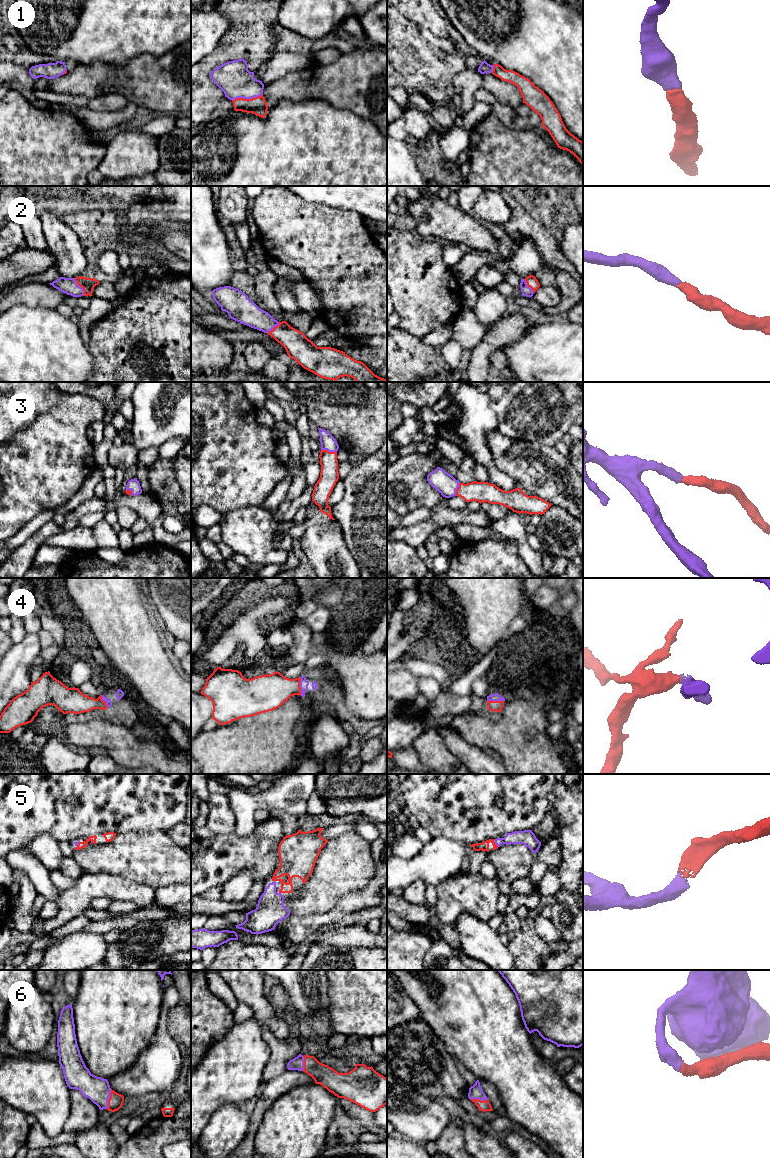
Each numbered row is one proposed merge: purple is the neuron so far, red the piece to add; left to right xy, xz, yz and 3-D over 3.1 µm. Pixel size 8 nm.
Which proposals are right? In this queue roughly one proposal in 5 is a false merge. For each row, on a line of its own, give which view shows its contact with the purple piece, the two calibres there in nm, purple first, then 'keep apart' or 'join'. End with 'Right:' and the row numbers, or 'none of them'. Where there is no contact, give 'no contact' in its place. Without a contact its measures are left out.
1: meets purple in xz; 280 nm thick on the purple side, 140 nm on the other; join
2: meets purple in xy; 130 nm thick on the purple side, 110 nm on the other; join
3: meets purple in xz; 120 nm thick on the purple side, 150 nm on the other; join
4: meets purple in xz; 70 nm thick on the purple side, 280 nm on the other; join
5: meets purple in yz; 120 nm thick on the purple side, 80 nm on the other; join
6: meets purple in xy; 200 nm thick on the purple side, 120 nm on the other; join
Right: 1, 2, 3, 4, 5, 6

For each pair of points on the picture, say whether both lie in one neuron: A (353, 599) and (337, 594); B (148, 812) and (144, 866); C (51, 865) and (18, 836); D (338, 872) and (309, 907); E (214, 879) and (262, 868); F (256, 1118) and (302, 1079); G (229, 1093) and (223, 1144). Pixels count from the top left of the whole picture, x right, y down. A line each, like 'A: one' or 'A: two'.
A: two
B: two
C: two
D: one
E: one
F: one
G: two

